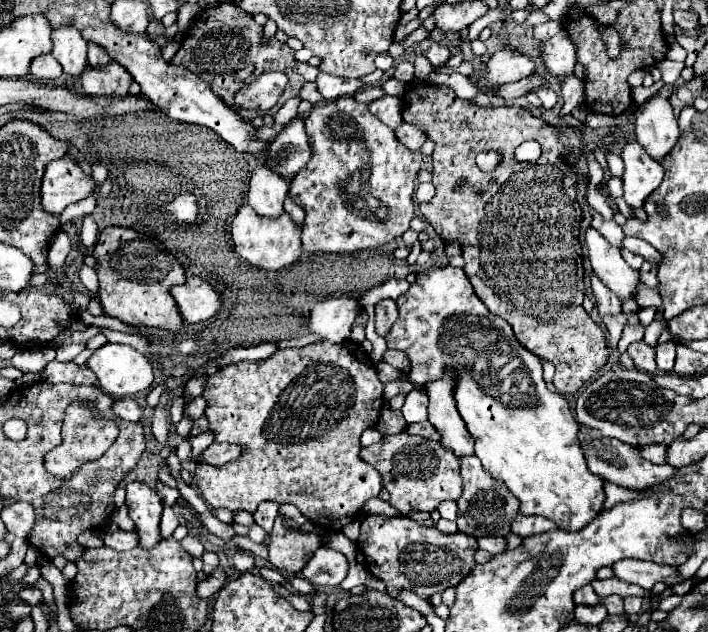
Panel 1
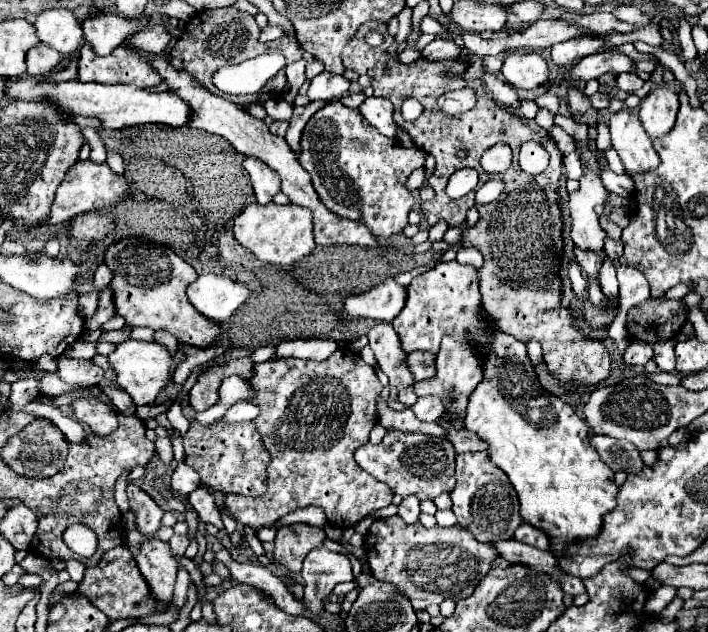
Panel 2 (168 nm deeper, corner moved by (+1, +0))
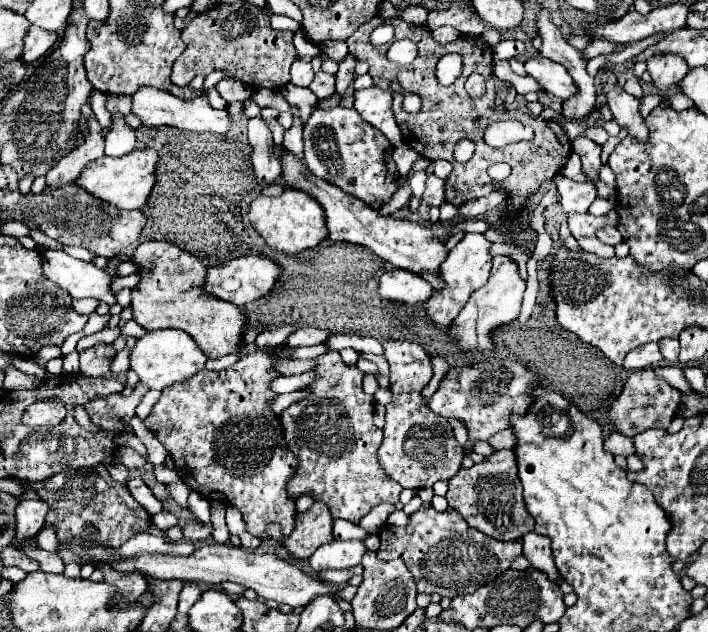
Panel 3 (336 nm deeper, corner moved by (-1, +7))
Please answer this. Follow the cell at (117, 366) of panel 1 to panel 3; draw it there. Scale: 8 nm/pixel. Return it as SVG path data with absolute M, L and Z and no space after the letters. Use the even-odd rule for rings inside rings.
M156 329L148 331L142 339L138 339L130 351L130 369L138 375L140 383L144 383L148 389L166 389L174 383L180 383L184 379L190 379L198 371L206 367L208 357L198 349L194 339L188 337L188 333L180 329Z

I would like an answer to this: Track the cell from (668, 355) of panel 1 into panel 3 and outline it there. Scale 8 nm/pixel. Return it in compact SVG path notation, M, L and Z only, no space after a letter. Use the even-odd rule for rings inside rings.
M660 339L658 345L660 345L660 353L666 361L678 361L678 351L680 351L678 339Z

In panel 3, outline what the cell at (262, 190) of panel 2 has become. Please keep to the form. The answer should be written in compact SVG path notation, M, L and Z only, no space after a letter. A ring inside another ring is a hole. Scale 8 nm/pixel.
M254 117L248 121L248 141L252 147L250 161L254 167L256 179L262 183L274 183L280 177L282 169L274 151L272 133L260 117Z

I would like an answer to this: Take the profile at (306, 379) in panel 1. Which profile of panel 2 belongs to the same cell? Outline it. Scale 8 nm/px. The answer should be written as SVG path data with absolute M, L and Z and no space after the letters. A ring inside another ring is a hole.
M338 350L324 362L314 360L300 360L300 358L282 358L282 360L268 360L256 364L256 374L248 380L252 388L258 392L252 404L260 406L262 412L254 420L256 430L262 432L262 440L266 450L272 454L272 462L268 466L268 492L262 498L246 498L246 496L232 496L224 494L224 504L230 516L234 516L240 524L246 524L254 530L270 526L280 516L294 512L304 506L320 506L324 508L328 522L340 528L356 526L362 518L370 512L388 506L394 498L394 492L364 472L356 460L354 450L368 442L370 430L378 422L376 412L376 398L382 392L382 384L374 372L358 354L350 354L350 350Z

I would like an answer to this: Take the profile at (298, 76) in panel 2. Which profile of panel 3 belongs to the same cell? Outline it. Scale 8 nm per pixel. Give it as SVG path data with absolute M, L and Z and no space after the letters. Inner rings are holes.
M290 105L290 113L292 113L292 127L284 133L284 147L290 147L290 151L296 155L300 155L300 159L304 160L304 144L302 119L300 119L300 109L296 105Z

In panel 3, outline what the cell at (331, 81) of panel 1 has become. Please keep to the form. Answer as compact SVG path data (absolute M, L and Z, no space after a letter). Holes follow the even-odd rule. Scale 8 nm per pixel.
M318 71L314 81L310 83L310 91L318 97L318 99L326 99L334 95L334 75Z

